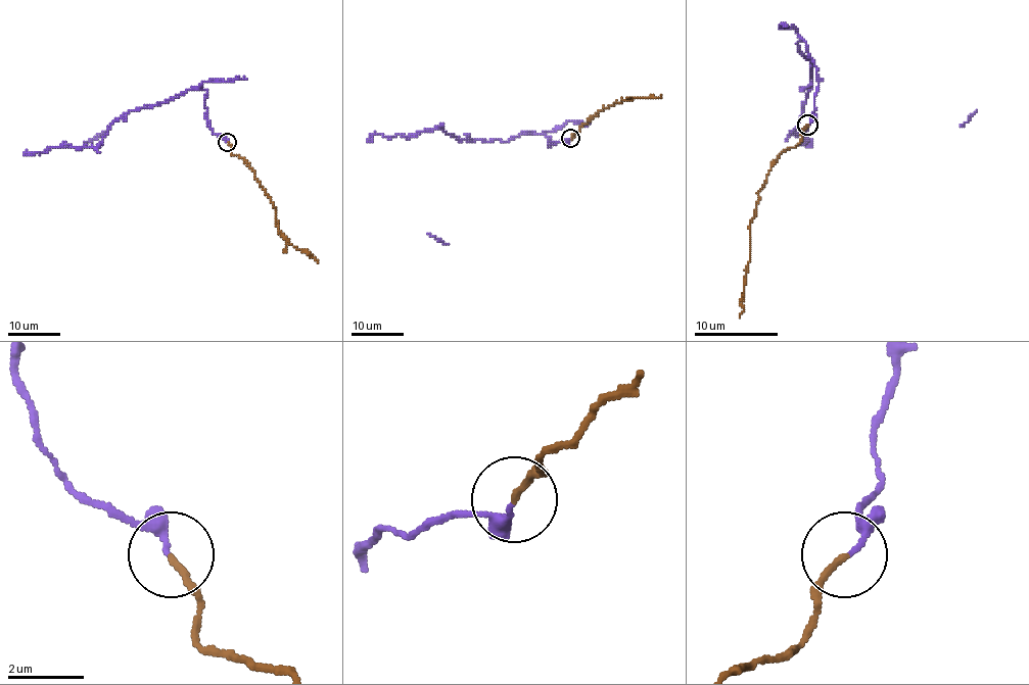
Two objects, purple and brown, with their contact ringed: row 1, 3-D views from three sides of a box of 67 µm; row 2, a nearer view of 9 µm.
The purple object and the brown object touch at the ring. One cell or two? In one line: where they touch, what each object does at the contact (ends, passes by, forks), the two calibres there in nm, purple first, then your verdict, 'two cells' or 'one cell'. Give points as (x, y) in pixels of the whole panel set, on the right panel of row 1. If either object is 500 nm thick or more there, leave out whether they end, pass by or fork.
place (807, 125); purple ends; brown ends; calibres 190 and 160 nm; one cell

